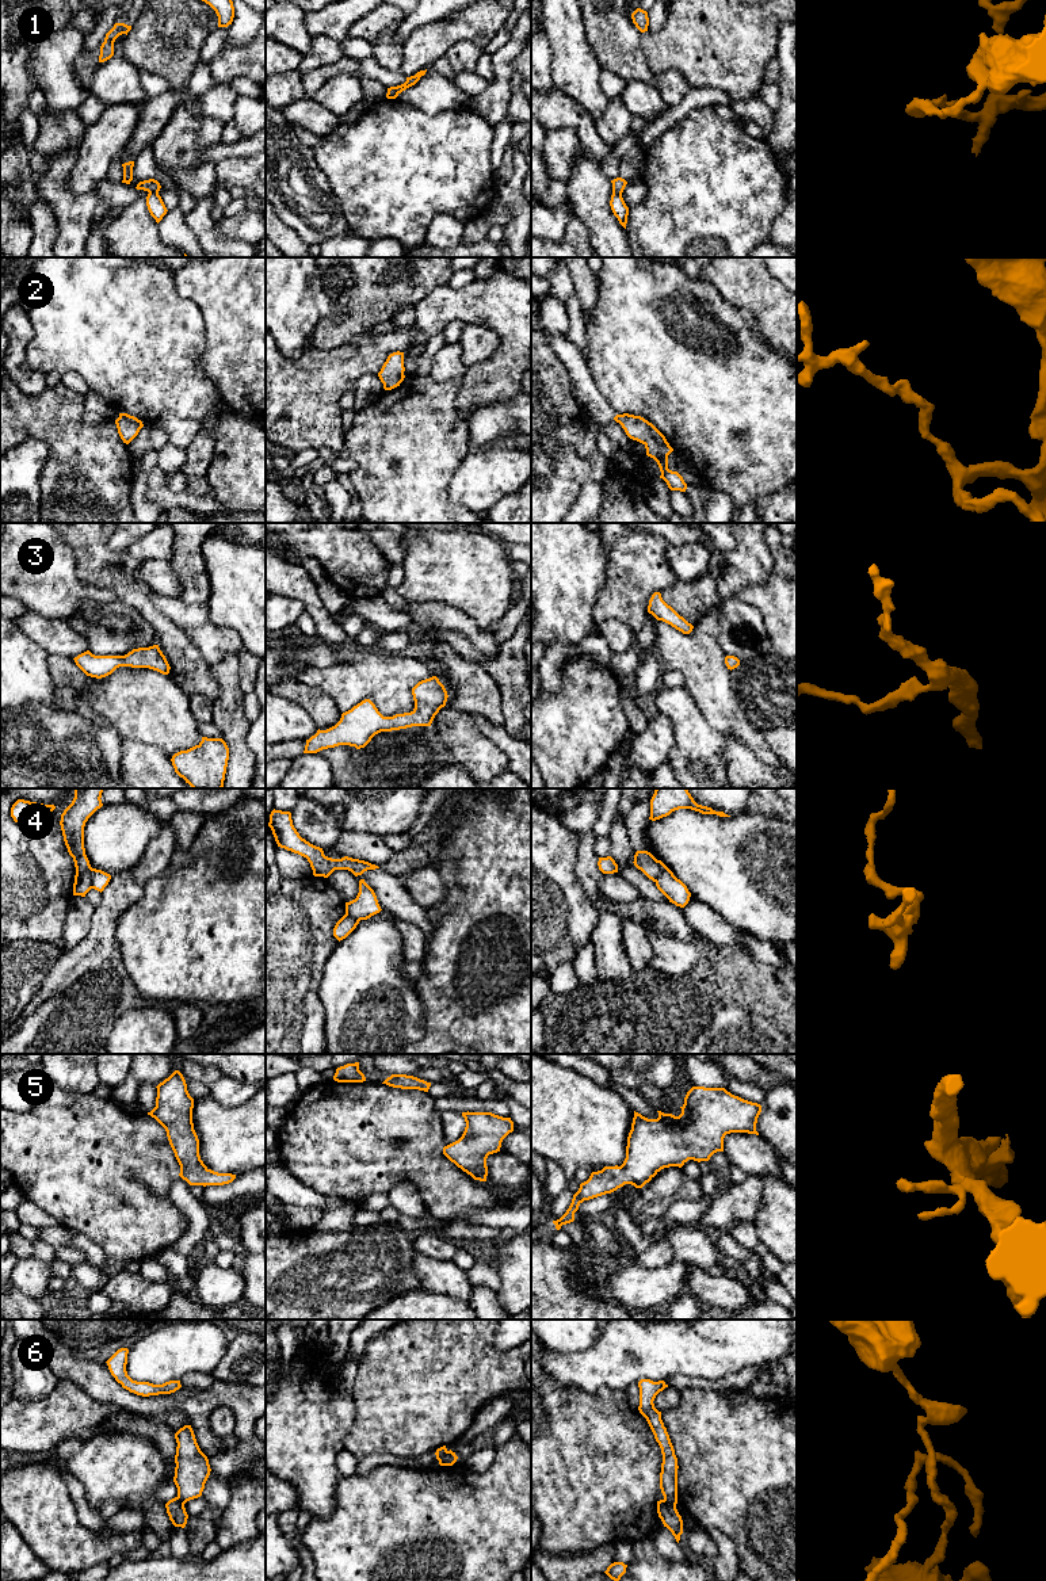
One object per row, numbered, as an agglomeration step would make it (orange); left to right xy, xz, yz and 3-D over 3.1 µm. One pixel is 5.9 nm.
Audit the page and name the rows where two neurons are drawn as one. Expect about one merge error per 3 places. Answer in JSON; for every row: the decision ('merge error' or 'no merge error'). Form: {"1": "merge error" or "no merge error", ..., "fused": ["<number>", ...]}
{"1": "merge error", "2": "no merge error", "3": "no merge error", "4": "no merge error", "5": "no merge error", "6": "merge error", "fused": ["1", "6"]}

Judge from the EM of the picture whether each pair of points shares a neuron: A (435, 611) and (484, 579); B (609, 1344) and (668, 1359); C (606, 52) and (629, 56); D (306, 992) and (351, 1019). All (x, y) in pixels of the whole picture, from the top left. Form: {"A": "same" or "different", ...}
{"A": "different", "B": "same", "C": "same", "D": "different"}

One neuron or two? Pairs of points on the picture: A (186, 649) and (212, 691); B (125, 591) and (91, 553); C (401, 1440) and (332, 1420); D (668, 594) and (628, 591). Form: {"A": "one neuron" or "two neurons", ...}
{"A": "one neuron", "B": "one neuron", "C": "two neurons", "D": "two neurons"}

